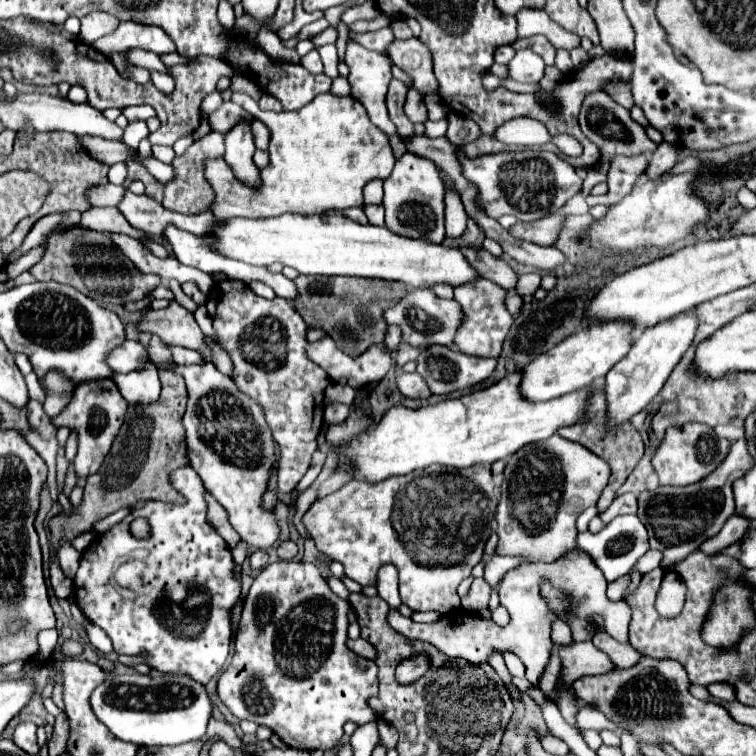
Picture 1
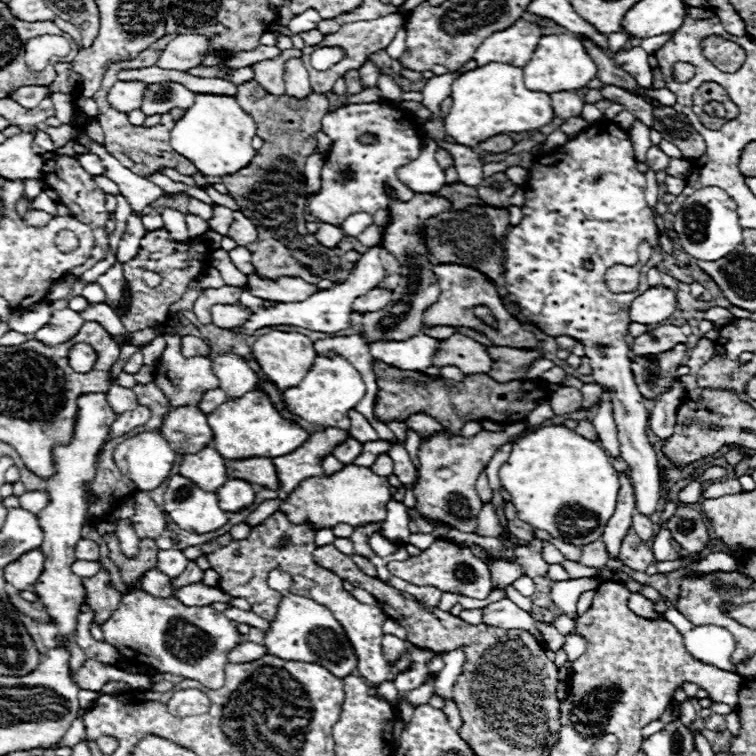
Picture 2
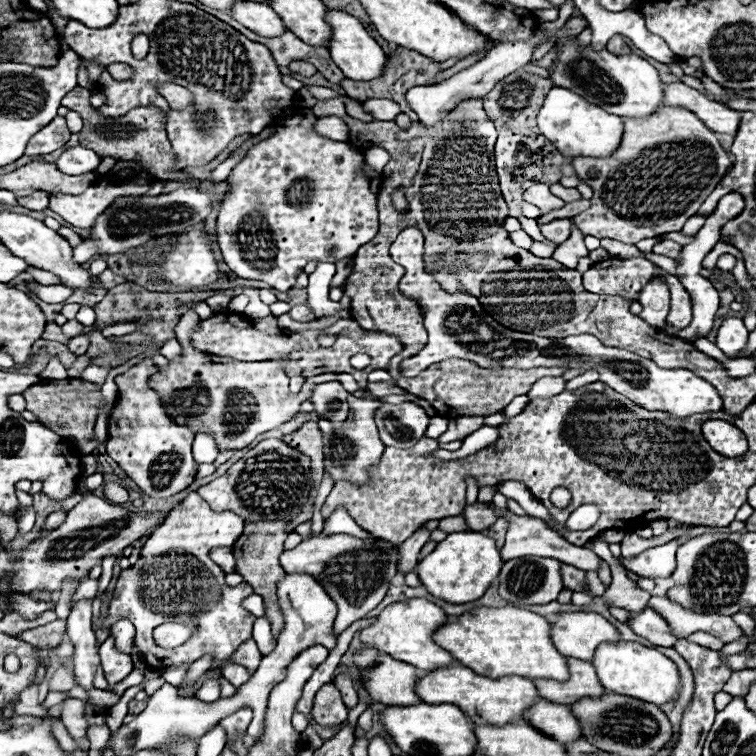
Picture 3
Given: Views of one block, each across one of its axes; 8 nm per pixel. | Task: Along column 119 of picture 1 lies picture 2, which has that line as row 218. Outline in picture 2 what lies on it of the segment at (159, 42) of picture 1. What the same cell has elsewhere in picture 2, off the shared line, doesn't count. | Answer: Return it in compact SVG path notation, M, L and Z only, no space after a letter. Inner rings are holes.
M32 210L28 216L26 216L26 222L28 226L46 226L50 222L50 214L46 212L40 212L40 210Z

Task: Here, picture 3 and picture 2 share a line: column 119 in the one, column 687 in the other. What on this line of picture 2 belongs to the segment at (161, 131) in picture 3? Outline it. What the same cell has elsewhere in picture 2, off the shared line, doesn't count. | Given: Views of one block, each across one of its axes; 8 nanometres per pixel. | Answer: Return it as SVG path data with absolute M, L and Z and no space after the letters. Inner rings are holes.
M652 106L652 116L652 128L658 130L664 140L678 146L686 160L700 158L706 152L704 138L694 130L690 120L672 106Z

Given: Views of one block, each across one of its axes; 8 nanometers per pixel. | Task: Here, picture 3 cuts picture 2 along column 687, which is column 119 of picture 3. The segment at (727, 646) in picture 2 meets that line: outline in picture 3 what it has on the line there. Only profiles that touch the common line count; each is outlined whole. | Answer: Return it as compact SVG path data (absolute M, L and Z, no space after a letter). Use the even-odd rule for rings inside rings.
M120 620L110 628L110 634L116 638L116 646L120 646L120 650L130 652L132 650L132 642L134 642L134 626L120 626Z

